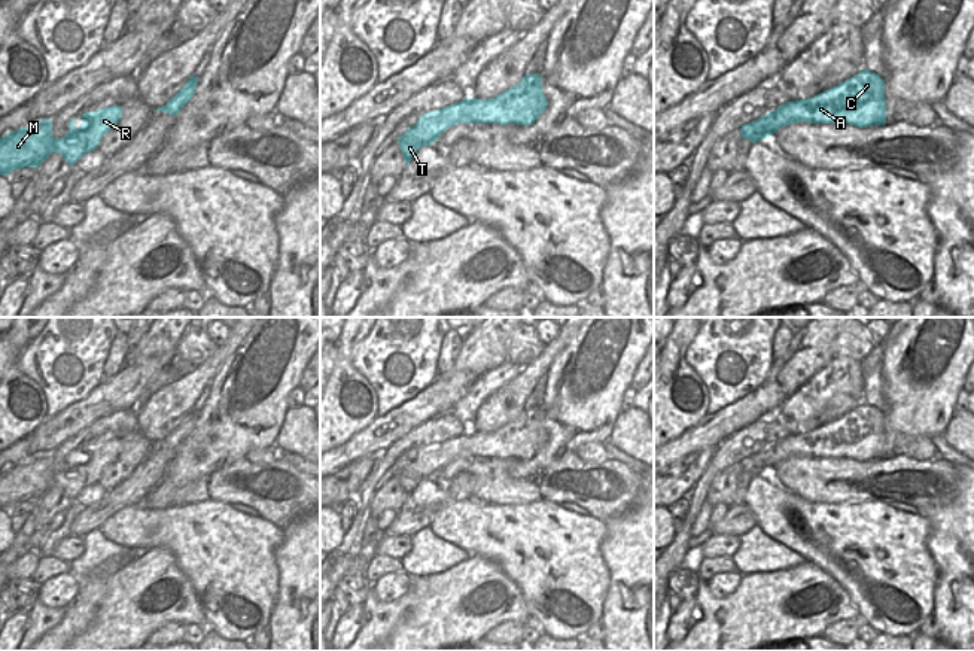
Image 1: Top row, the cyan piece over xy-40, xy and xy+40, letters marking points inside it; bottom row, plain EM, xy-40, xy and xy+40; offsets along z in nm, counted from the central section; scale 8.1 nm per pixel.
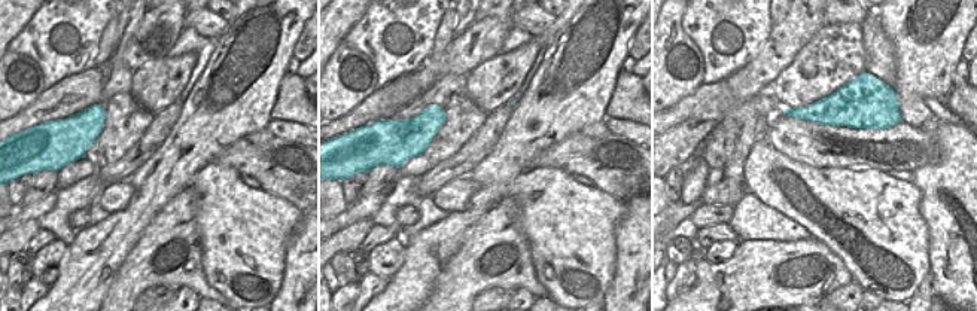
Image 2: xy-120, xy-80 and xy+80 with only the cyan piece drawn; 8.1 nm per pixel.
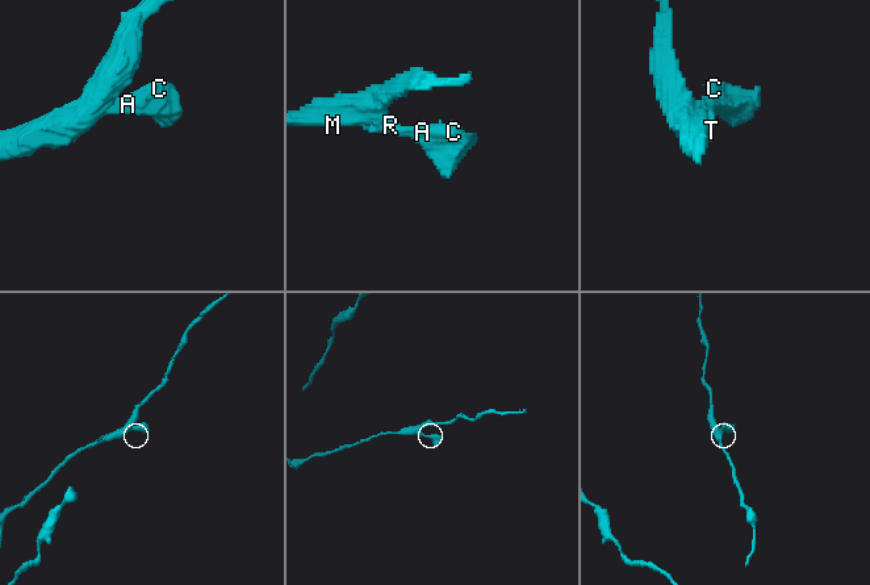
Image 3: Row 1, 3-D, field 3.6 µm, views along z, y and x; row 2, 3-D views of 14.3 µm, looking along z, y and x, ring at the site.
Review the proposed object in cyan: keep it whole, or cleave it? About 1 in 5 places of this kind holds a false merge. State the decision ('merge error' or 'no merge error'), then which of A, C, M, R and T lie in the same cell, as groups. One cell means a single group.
no merge error | A C M R T

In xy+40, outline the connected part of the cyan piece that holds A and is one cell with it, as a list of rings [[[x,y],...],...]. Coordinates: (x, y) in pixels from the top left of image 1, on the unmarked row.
[[[862,404],[812,432],[788,435],[751,457],[743,457],[740,466],[743,472],[755,477],[798,456],[850,457],[858,462],[885,459],[885,416],[879,408]]]

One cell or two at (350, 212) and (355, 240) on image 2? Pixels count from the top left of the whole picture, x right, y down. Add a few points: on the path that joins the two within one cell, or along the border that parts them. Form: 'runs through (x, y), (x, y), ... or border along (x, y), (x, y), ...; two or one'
border along (370, 219), (352, 222), (334, 235); two

